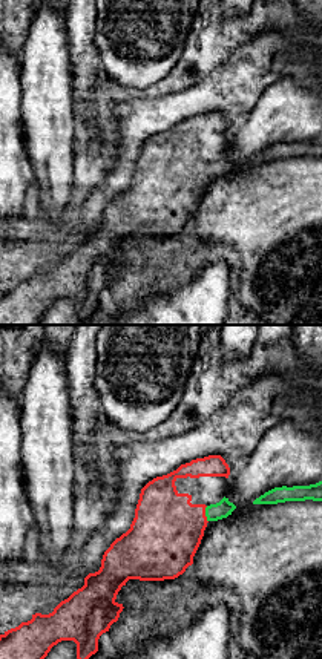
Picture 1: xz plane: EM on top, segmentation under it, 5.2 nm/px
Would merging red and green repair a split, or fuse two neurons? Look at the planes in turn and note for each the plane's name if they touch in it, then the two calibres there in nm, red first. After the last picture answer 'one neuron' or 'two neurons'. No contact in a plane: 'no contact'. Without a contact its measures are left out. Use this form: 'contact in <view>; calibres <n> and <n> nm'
contact in xz; calibres 380 and 90 nm

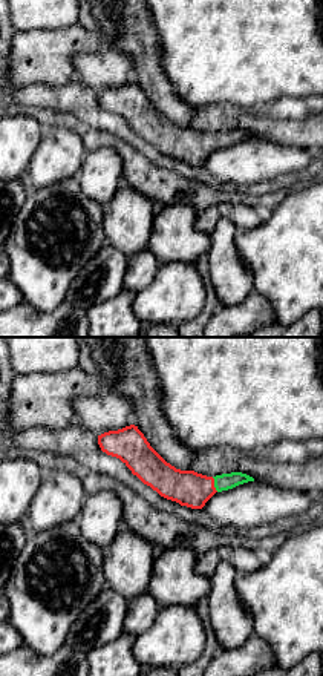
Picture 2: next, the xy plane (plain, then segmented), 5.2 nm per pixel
contact in xy; calibres 190 and 90 nm

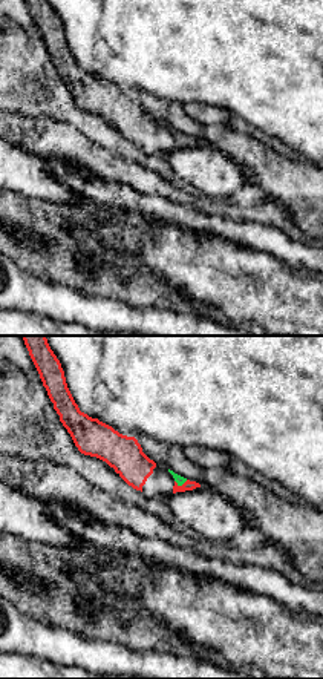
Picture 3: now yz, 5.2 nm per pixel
contact in yz; calibres 50 and 50 nm

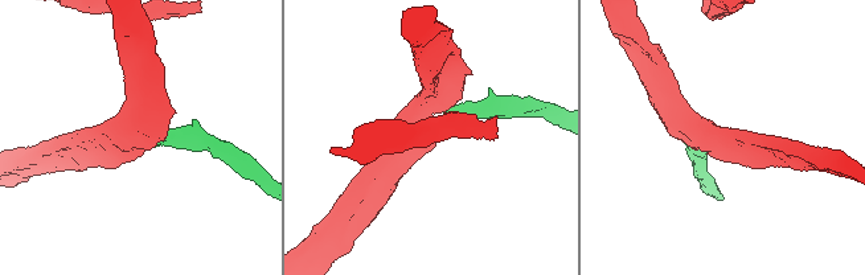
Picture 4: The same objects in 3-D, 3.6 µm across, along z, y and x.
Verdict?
one neuron

